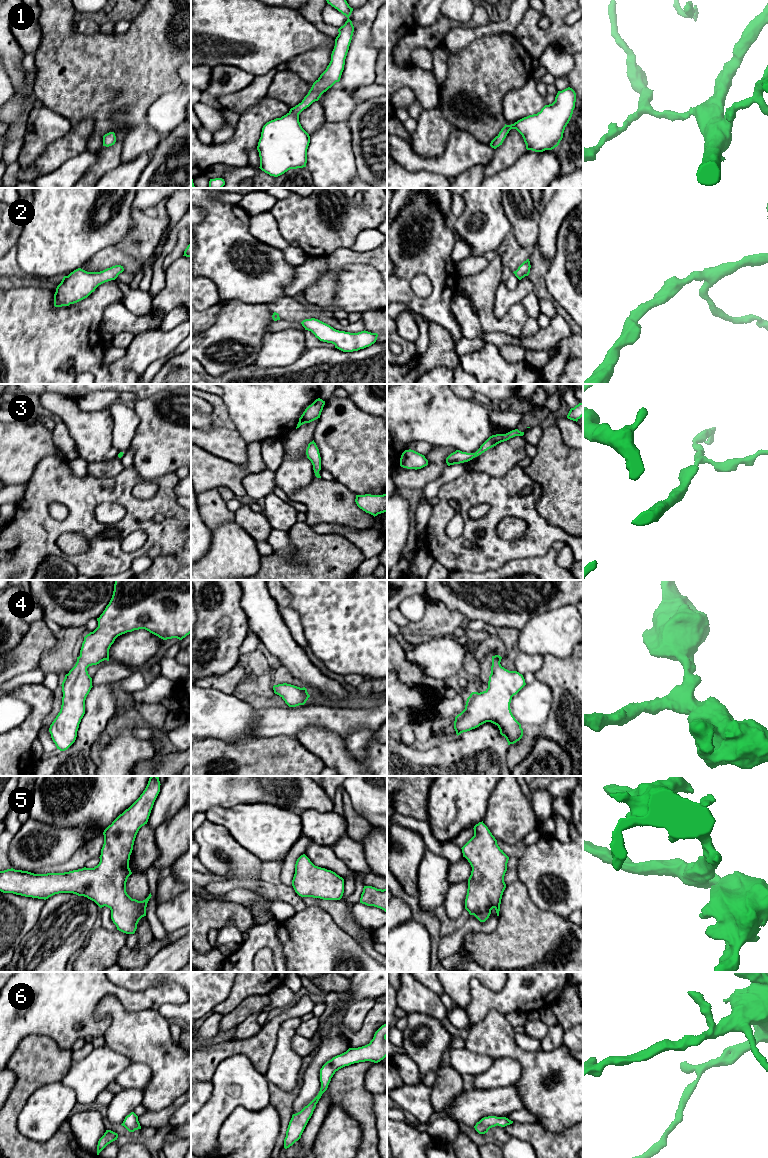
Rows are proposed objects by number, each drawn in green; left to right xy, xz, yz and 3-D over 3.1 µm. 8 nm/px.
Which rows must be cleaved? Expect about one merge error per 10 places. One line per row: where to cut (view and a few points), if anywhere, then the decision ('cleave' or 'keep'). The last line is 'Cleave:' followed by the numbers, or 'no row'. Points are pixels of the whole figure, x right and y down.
1: cut none; keep
2: cut none; keep
3: cut none; keep
4: cut none; keep
5: cut none; keep
6: cut none; keep
Cleave: no row

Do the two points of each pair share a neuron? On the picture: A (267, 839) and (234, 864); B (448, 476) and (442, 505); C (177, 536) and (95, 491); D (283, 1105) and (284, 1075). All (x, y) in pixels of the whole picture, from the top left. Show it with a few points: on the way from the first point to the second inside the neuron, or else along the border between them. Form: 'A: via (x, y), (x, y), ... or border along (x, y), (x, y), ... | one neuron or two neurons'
A: border along (232, 836), (238, 843), (262, 861) | two neurons
B: border along (468, 471), (445, 482), (436, 496) | two neurons
C: via (157, 516), (141, 513), (121, 493), (115, 493) | one neuron
D: border along (269, 1082), (284, 1090), (291, 1090), (297, 1084) | two neurons

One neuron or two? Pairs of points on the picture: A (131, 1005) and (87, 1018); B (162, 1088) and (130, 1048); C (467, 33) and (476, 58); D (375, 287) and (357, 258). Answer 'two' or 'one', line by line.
A: one
B: one
C: two
D: two

